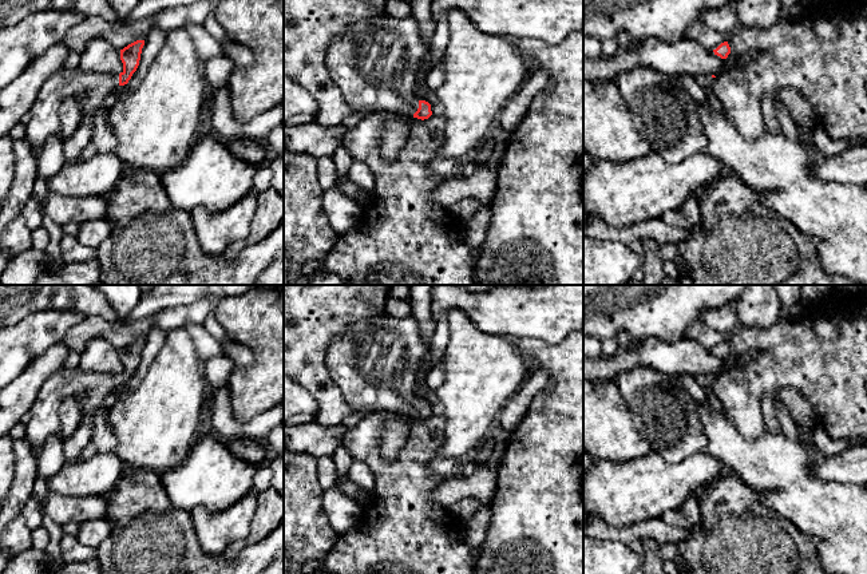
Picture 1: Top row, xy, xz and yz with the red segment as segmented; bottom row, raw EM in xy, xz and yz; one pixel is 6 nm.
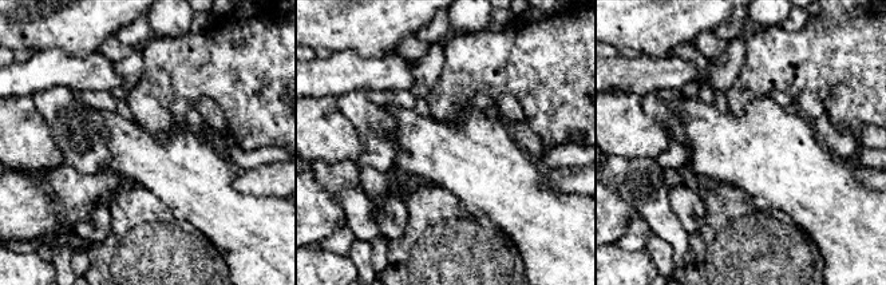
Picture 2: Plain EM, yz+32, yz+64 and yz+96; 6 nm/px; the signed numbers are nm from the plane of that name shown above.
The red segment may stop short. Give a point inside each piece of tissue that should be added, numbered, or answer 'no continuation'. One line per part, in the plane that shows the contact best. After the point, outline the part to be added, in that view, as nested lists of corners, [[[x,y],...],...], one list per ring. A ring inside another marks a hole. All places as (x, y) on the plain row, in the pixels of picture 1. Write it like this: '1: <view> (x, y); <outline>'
1: xz (375, 363); [[[413,316],[393,318],[372,317],[348,326],[334,337],[325,353],[325,365],[353,412],[399,411],[413,413],[419,400],[413,395],[417,368],[427,355]]]

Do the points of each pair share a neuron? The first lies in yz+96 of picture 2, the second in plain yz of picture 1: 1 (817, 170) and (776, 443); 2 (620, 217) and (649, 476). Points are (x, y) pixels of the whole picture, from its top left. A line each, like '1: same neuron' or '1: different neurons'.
1: same neuron
2: same neuron

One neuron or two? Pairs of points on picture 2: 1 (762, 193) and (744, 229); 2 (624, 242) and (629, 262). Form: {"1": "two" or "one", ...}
{"1": "two", "2": "two"}

